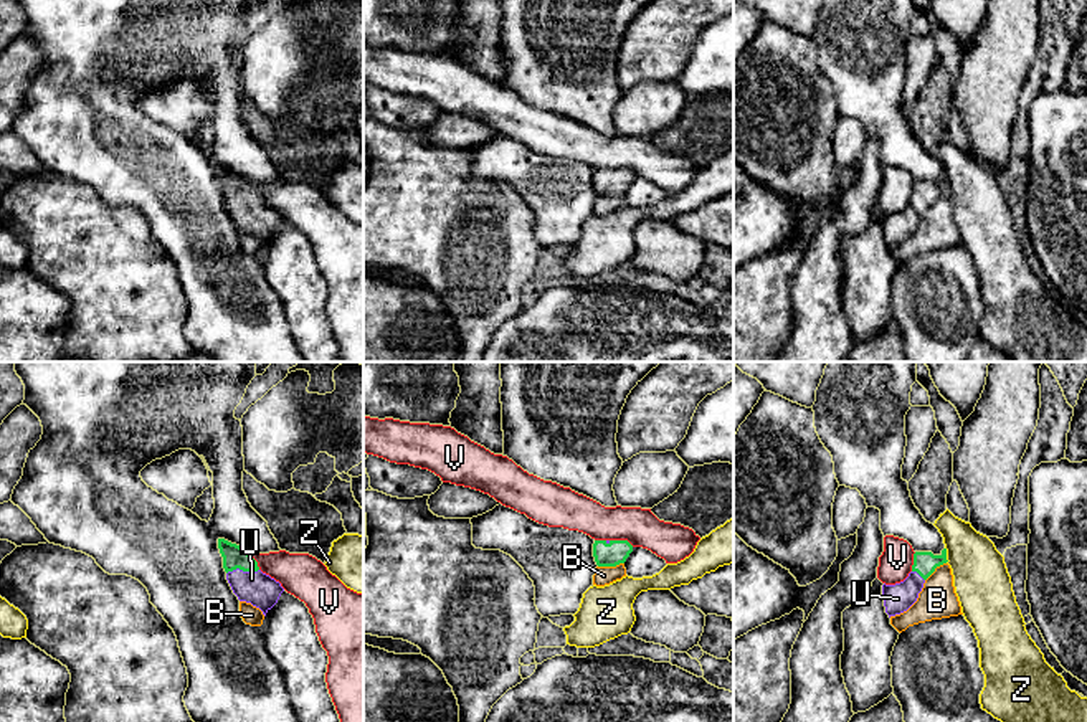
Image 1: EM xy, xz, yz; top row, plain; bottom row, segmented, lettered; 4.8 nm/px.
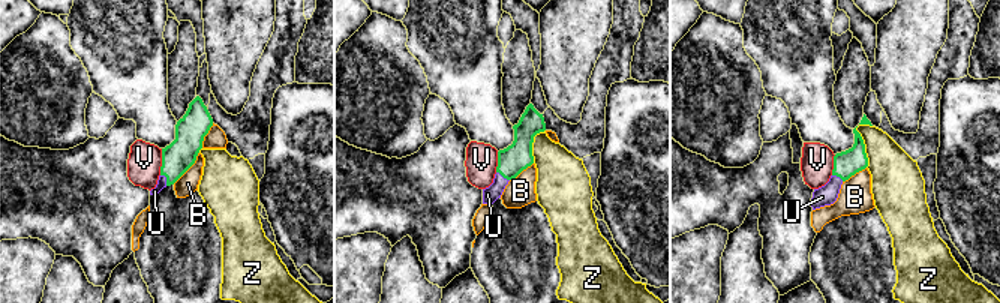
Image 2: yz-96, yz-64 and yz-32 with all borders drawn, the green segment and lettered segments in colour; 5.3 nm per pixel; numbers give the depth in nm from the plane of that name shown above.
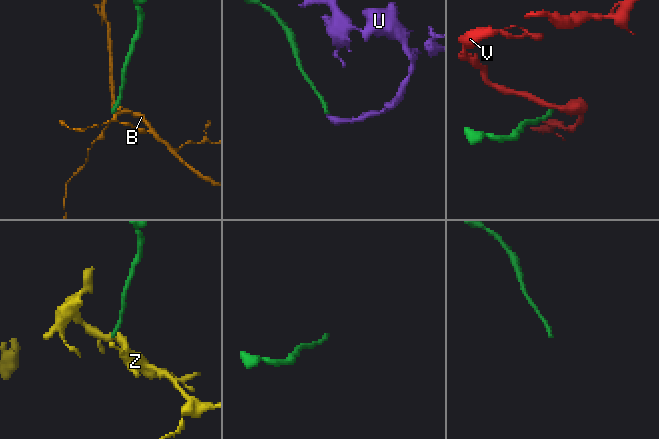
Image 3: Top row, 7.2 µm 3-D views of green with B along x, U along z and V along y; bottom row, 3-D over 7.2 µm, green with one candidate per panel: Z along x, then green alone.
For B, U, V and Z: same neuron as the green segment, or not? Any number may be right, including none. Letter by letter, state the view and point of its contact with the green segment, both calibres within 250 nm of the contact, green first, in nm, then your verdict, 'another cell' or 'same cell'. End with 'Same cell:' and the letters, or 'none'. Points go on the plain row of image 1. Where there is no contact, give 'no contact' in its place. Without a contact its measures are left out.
B: meets green in xz at (610, 195); 120 nm thick on the green side, 100 nm on the other; another cell
U: meets green in xy at (242, 199); 110 nm thick on the green side, 160 nm on the other; same cell
V: meets green in xy at (253, 189); 110 nm thick on the green side, 200 nm on the other; another cell
Z: meets green in yz at (945, 185); 110 nm thick on the green side, 280 nm on the other; another cell
Same cell: U

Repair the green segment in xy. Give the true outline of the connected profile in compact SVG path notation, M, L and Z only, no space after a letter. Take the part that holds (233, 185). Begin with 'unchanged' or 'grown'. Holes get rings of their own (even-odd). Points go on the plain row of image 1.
grown; M218 169L218 178L233 223L240 231L251 233L266 246L284 221L281 213L263 203L258 192L243 177Z

